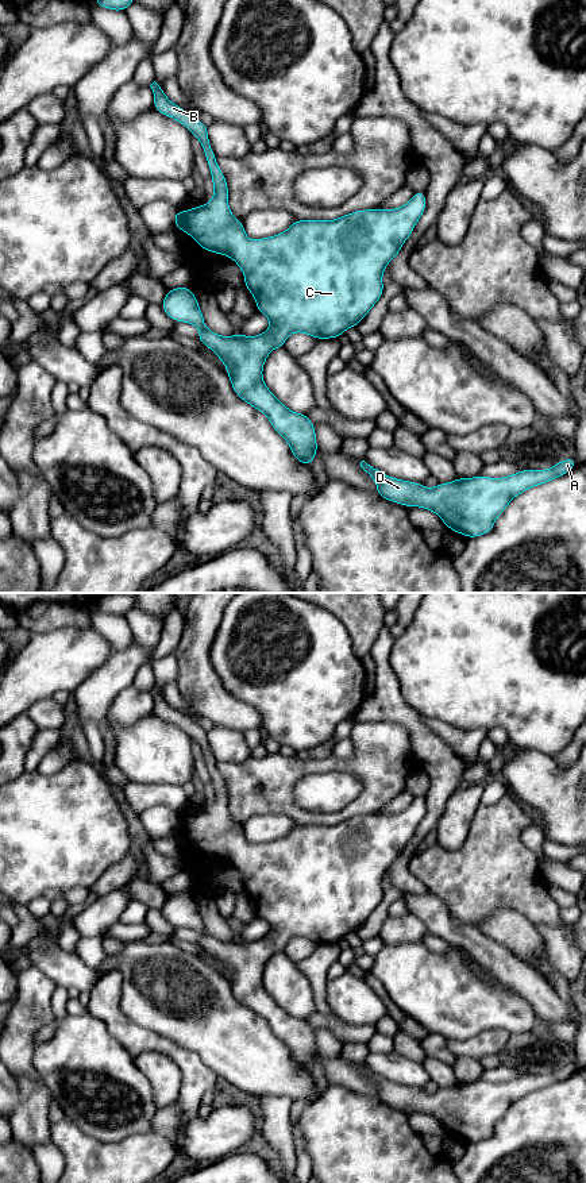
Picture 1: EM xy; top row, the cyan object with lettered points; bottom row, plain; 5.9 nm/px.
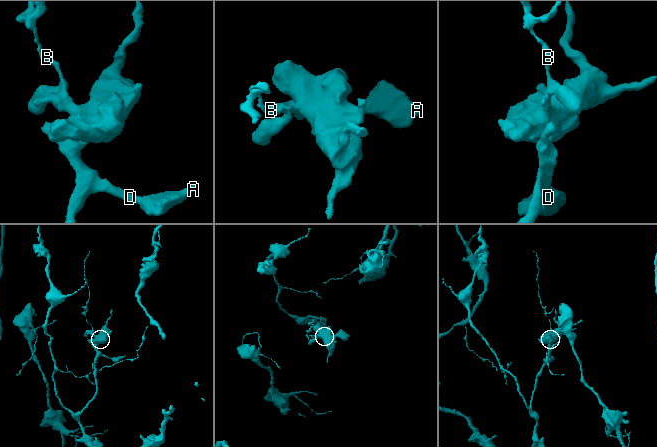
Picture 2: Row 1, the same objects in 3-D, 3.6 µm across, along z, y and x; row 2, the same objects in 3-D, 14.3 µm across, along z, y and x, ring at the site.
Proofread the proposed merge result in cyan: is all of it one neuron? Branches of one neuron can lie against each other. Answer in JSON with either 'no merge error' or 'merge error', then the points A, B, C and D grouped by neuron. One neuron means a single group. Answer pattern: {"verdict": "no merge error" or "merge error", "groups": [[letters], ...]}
{"verdict": "no merge error", "groups": [["A", "B", "C", "D"]]}

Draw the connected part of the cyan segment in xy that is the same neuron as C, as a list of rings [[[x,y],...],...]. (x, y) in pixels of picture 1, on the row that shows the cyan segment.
[[[155,81],[150,86],[154,108],[184,124],[200,140],[213,182],[213,199],[208,204],[173,213],[174,228],[188,232],[204,250],[227,255],[236,262],[244,273],[246,288],[255,298],[257,311],[269,317],[270,327],[257,336],[235,334],[227,338],[209,331],[190,286],[167,289],[161,307],[171,320],[185,321],[200,330],[197,339],[225,365],[235,393],[265,413],[273,428],[289,443],[293,456],[311,466],[317,454],[315,425],[307,415],[292,412],[269,390],[262,377],[265,361],[293,332],[308,334],[315,339],[339,338],[347,328],[356,327],[363,320],[383,293],[382,274],[388,263],[398,255],[425,211],[425,192],[415,192],[404,207],[396,209],[355,211],[335,220],[294,220],[286,231],[275,236],[251,240],[243,223],[230,211],[228,185],[211,147],[208,127],[171,103]]]

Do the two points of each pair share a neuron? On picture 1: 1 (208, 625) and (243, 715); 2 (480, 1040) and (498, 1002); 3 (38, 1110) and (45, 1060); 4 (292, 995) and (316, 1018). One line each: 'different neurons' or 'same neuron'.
1: same neuron
2: different neurons
3: different neurons
4: different neurons

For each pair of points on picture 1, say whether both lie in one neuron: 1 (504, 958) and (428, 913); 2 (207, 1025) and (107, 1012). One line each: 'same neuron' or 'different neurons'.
1: same neuron
2: different neurons

